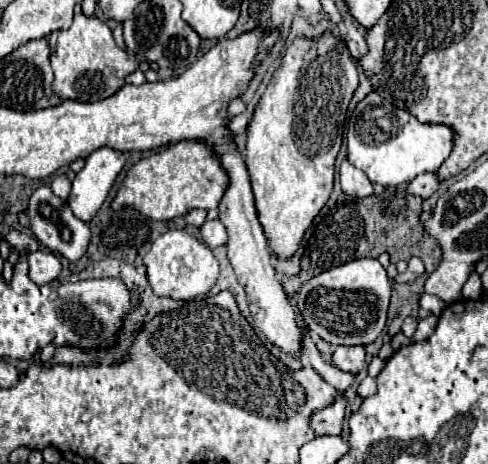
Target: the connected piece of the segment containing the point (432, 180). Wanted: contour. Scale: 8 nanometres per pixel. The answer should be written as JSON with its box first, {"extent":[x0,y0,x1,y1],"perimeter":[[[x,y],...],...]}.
{"extent":[408,174,438,198],"perimeter":[[[420,174],[418,178],[414,178],[410,184],[408,184],[408,194],[414,194],[414,196],[420,196],[420,198],[430,198],[436,190],[438,190],[438,178],[436,174]]]}

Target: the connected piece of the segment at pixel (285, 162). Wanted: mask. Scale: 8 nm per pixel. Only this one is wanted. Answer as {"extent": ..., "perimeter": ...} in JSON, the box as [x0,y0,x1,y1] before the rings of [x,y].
{"extent":[244,34,358,258],"perimeter":[[[324,34],[318,40],[296,38],[286,48],[278,70],[274,72],[266,92],[262,94],[254,110],[252,122],[248,124],[246,132],[248,138],[244,162],[252,182],[258,220],[276,258],[292,258],[298,252],[302,234],[306,234],[306,230],[312,226],[312,220],[330,198],[334,182],[334,160],[342,144],[344,116],[356,88],[358,68],[342,40],[336,40],[332,34]]]}

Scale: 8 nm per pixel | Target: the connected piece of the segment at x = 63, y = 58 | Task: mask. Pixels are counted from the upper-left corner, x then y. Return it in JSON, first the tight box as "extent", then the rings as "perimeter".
{"extent":[50,14,138,102],"perimeter":[[[76,14],[68,30],[58,30],[50,34],[50,62],[54,70],[54,92],[60,98],[80,102],[96,102],[112,96],[118,88],[124,86],[126,74],[138,68],[136,58],[128,56],[122,48],[116,46],[112,30],[96,16],[86,18],[84,14]]]}

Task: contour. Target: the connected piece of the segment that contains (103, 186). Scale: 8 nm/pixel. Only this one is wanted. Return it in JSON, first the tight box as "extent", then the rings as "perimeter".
{"extent":[68,148,126,222],"perimeter":[[[98,148],[86,158],[86,166],[76,174],[72,182],[72,194],[68,204],[76,218],[90,222],[106,200],[116,176],[126,162],[126,152],[114,148]]]}

